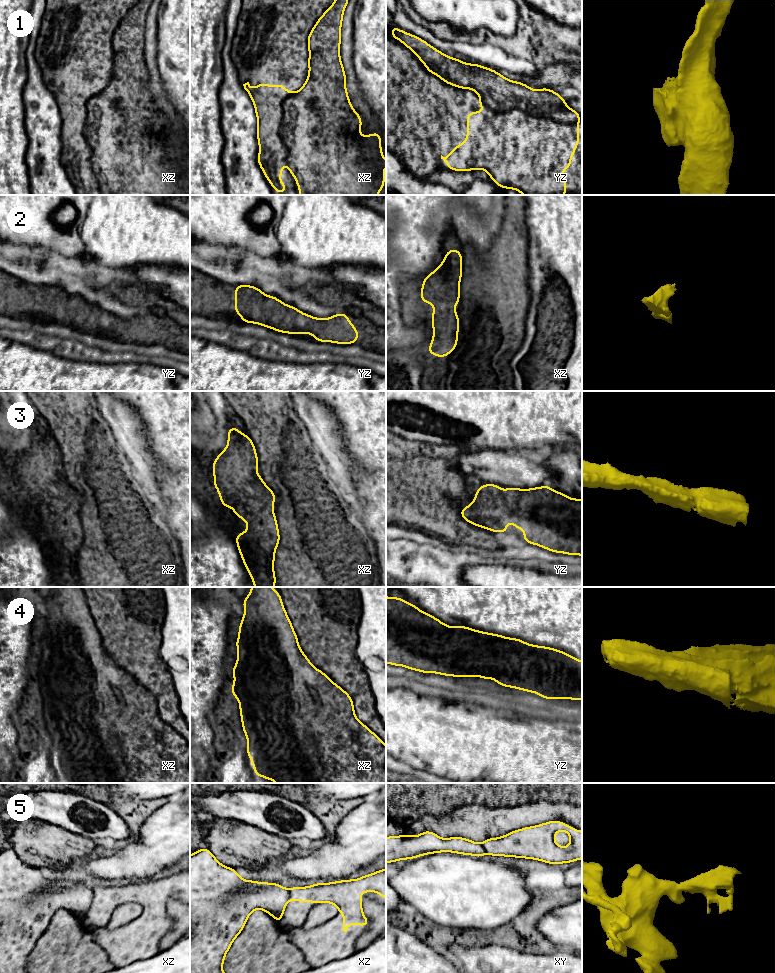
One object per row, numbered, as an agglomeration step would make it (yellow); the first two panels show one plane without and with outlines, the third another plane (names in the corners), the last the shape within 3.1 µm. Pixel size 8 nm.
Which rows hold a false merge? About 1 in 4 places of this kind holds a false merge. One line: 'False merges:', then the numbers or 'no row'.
False merges: 1, 5

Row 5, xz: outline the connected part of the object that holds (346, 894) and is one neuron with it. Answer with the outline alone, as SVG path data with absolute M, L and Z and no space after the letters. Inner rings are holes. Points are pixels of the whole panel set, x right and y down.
M386 868L355 880L292 887L289 889L289 900L335 904L337 911L343 913L343 931L347 932L352 922L357 926L369 925L362 910L362 892L379 892L381 899L386 898Z

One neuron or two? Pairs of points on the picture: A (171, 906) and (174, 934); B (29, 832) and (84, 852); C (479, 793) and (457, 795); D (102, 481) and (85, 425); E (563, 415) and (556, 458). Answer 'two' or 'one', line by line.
A: one
B: one
C: one
D: one
E: two

